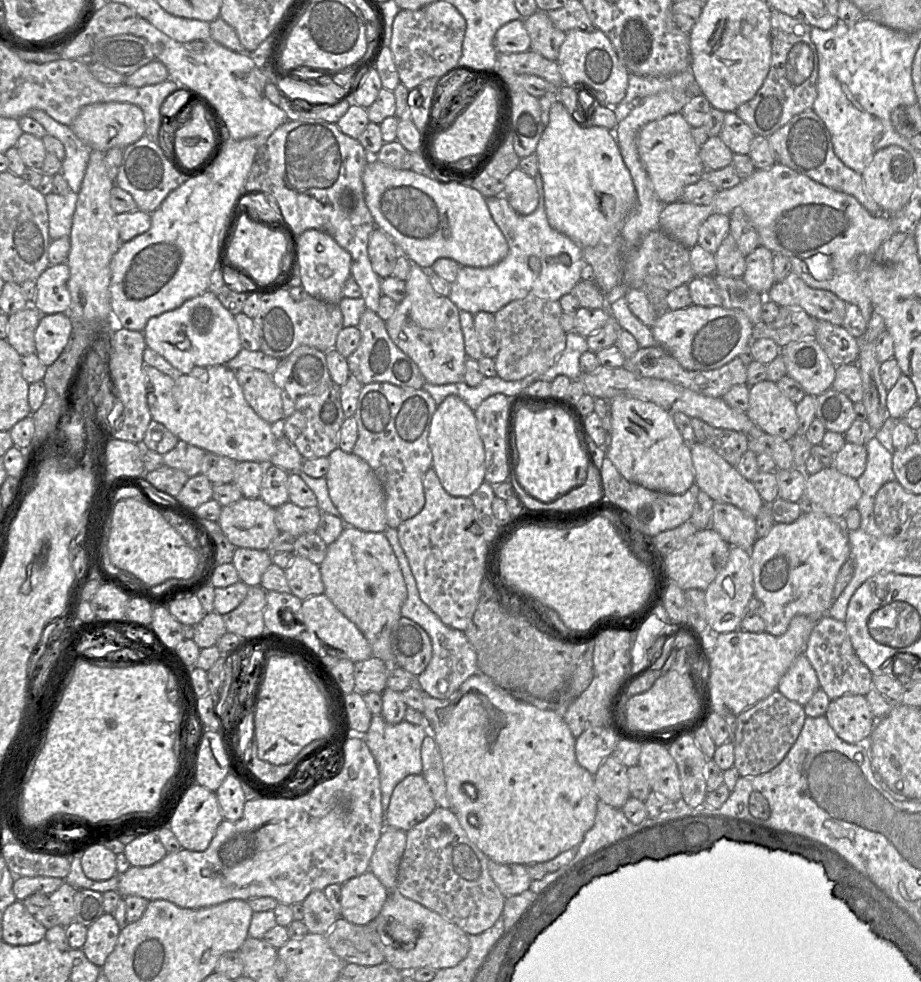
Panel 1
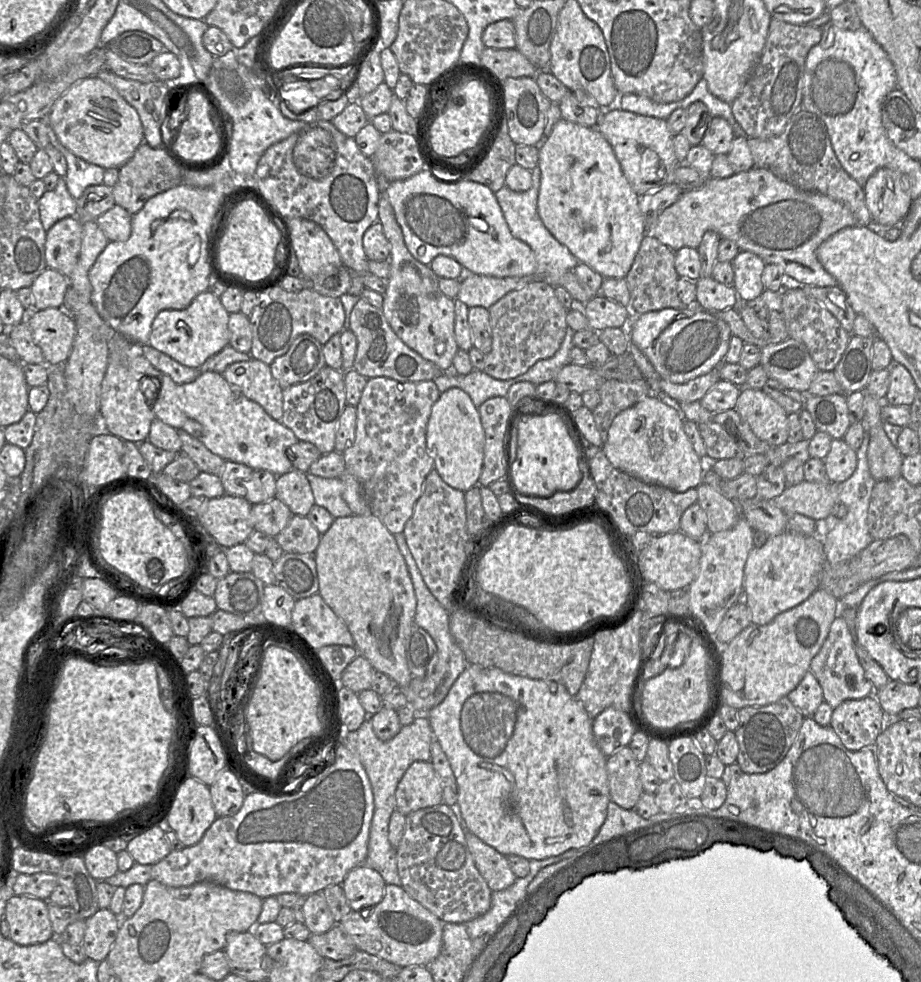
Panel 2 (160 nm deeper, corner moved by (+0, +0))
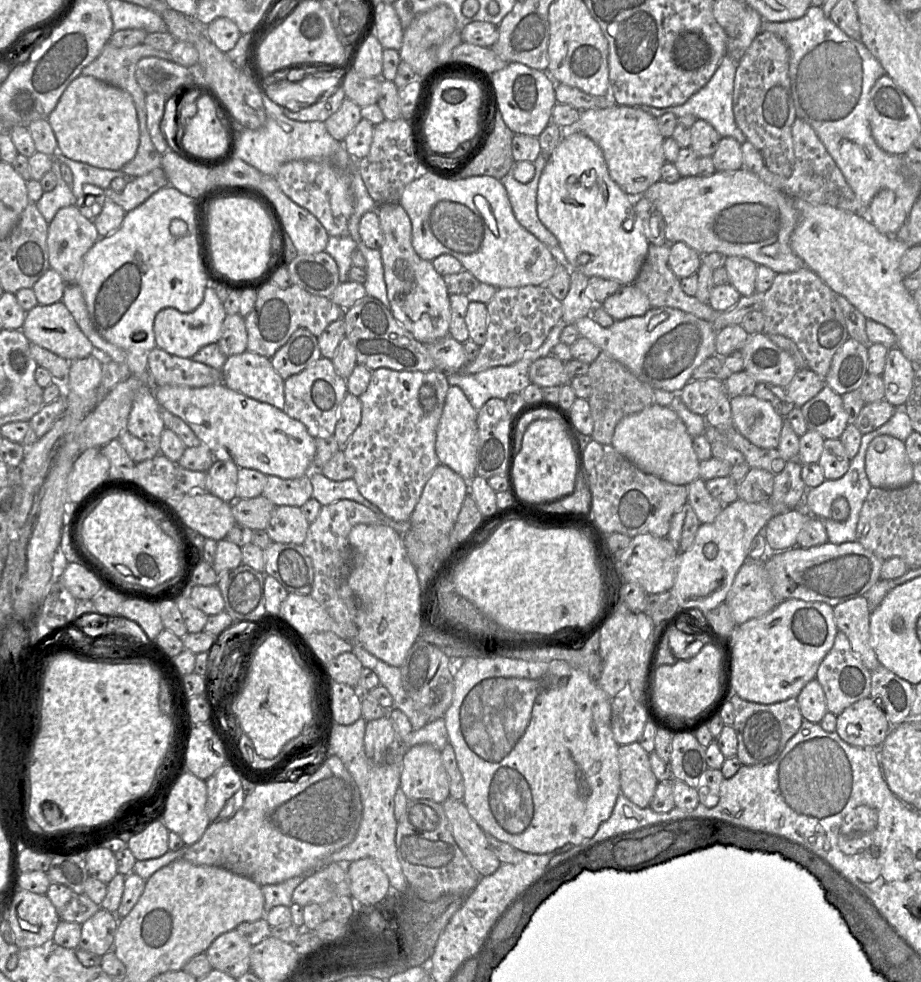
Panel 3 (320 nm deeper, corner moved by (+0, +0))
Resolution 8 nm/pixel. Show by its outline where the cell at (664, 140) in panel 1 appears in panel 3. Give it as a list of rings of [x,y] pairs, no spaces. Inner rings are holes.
[[[616,104],[606,109],[588,109],[580,111],[575,129],[589,137],[602,151],[611,179],[629,196],[641,196],[651,185],[661,181],[661,168],[665,164],[663,142],[658,122],[651,114],[639,107]]]

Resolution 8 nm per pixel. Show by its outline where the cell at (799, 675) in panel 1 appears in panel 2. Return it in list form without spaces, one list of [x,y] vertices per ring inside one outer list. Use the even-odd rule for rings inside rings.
[[[810,670],[787,697],[804,717],[813,717],[817,708],[824,701],[823,689]]]

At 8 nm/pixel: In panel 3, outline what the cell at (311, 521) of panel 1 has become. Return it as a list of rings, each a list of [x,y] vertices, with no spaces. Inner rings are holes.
[[[263,495],[251,499],[237,499],[232,504],[235,522],[251,530],[266,530],[274,504]]]

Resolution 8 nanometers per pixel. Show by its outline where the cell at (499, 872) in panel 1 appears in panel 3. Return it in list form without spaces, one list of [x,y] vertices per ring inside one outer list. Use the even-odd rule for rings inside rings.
[[[448,797],[442,806],[452,835],[473,868],[481,876],[494,873],[502,863],[489,847],[487,834],[471,817],[463,801]]]

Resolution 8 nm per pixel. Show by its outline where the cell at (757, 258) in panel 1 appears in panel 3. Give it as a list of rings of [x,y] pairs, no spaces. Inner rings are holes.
[[[730,256],[723,266],[729,276],[729,283],[741,296],[751,296],[755,293],[755,282],[758,265],[746,257]]]

